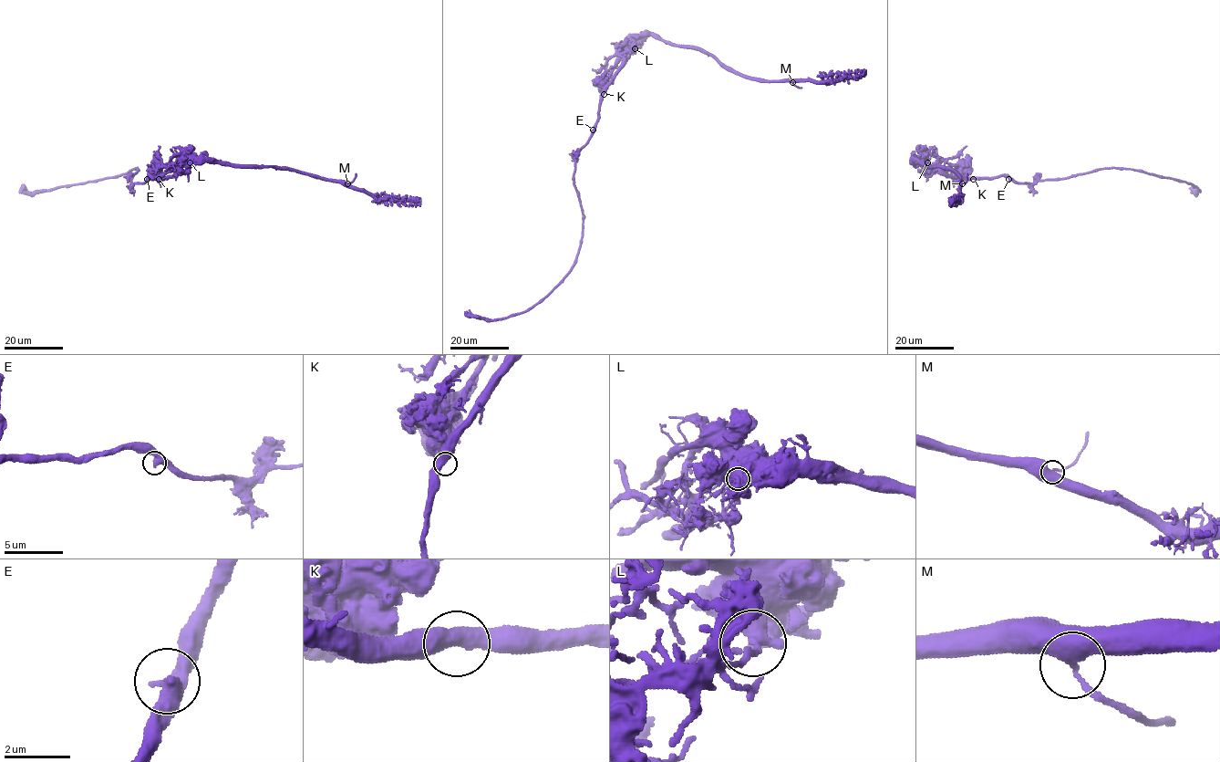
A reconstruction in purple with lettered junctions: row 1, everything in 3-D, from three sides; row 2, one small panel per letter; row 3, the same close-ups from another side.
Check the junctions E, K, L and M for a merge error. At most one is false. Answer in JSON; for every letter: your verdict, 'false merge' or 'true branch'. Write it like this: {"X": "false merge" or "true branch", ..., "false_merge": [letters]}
{"E": "true branch", "K": "true branch", "L": "false merge", "M": "true branch", "false_merge": ["L"]}

